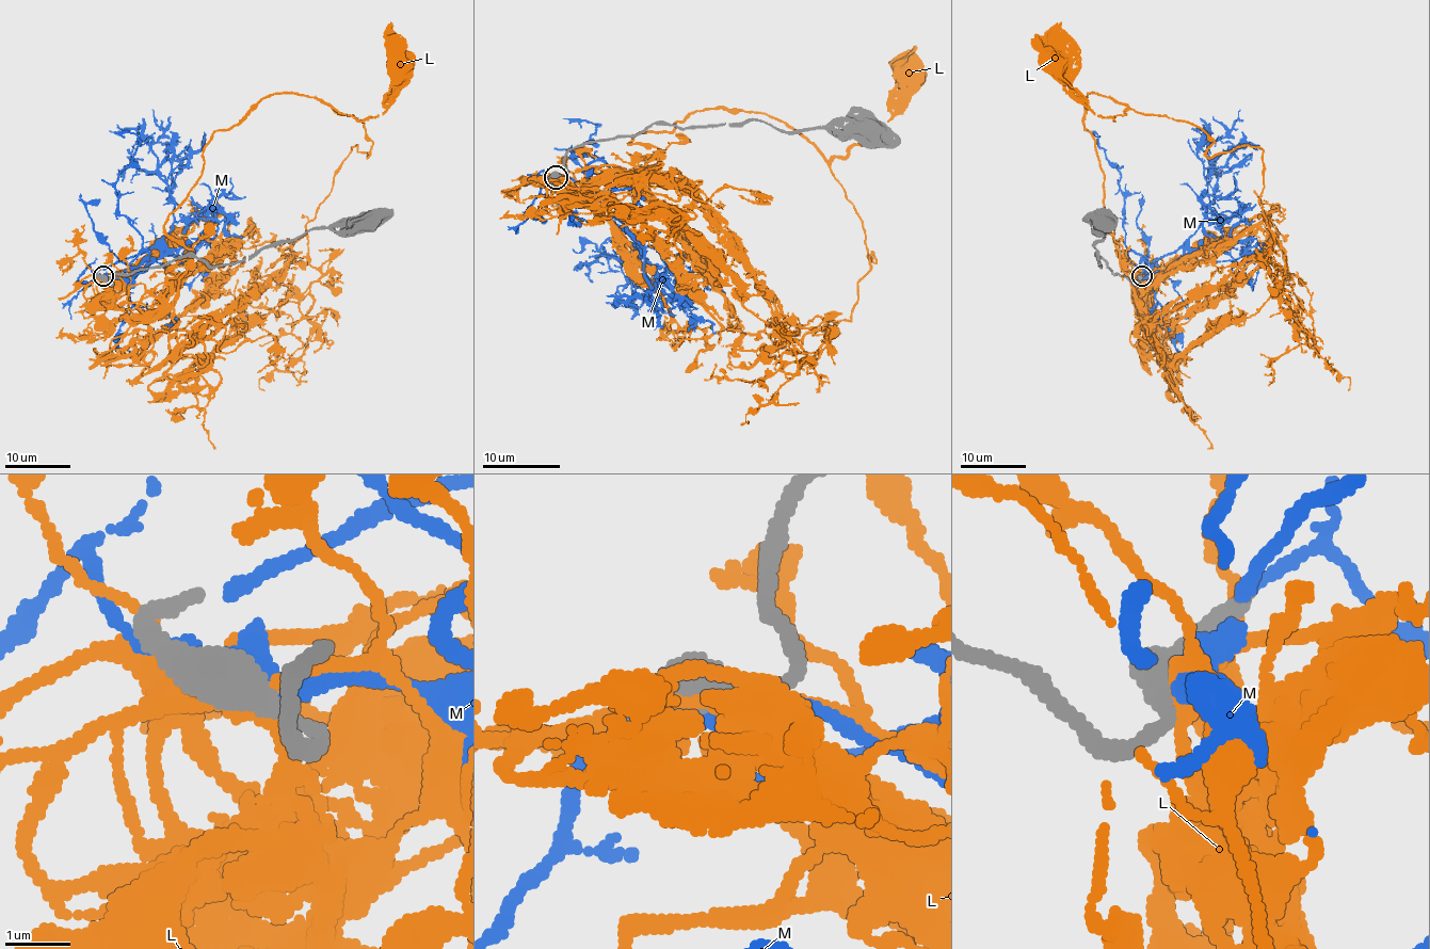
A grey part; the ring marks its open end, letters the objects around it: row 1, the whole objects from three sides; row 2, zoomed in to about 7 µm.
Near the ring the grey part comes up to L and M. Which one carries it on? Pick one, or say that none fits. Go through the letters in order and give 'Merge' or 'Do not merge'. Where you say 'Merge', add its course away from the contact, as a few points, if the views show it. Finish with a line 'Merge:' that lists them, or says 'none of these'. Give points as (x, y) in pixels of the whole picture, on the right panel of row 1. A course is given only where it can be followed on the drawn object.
L: Do not merge
M: Merge. Its course: (1143, 277), (1159, 257), (1177, 250), (1202, 221), (1210, 196), (1206, 146), (1226, 134), (1239, 110)
Merge: M

